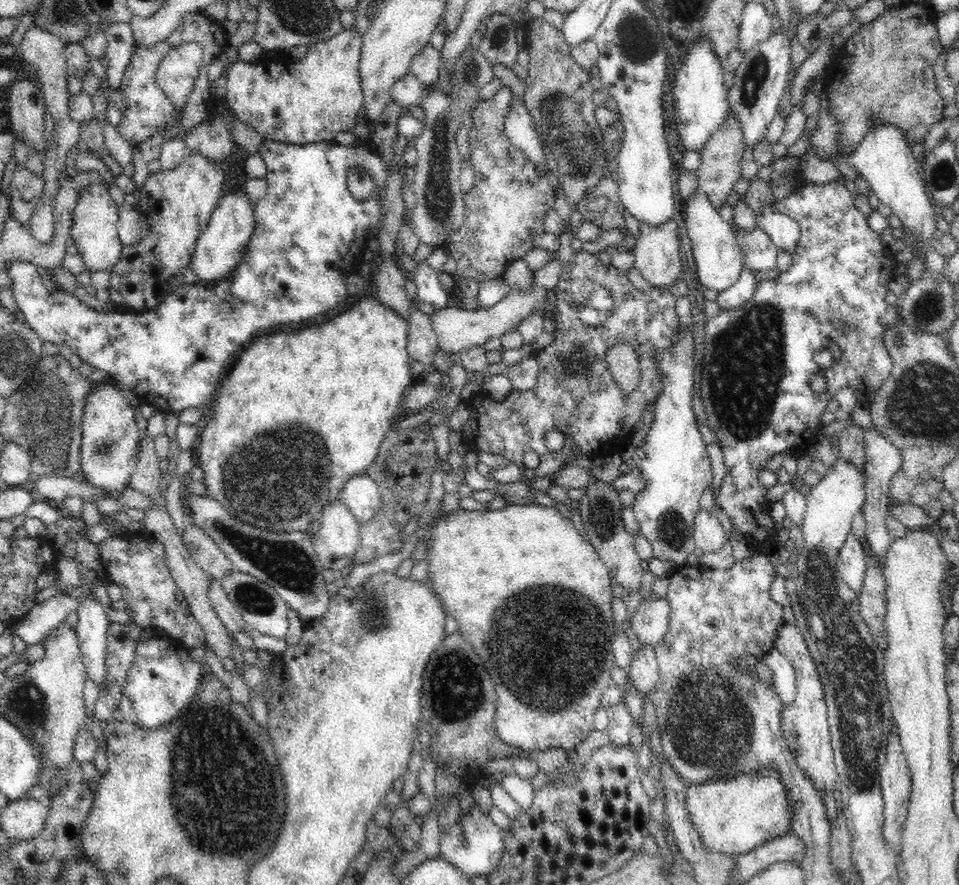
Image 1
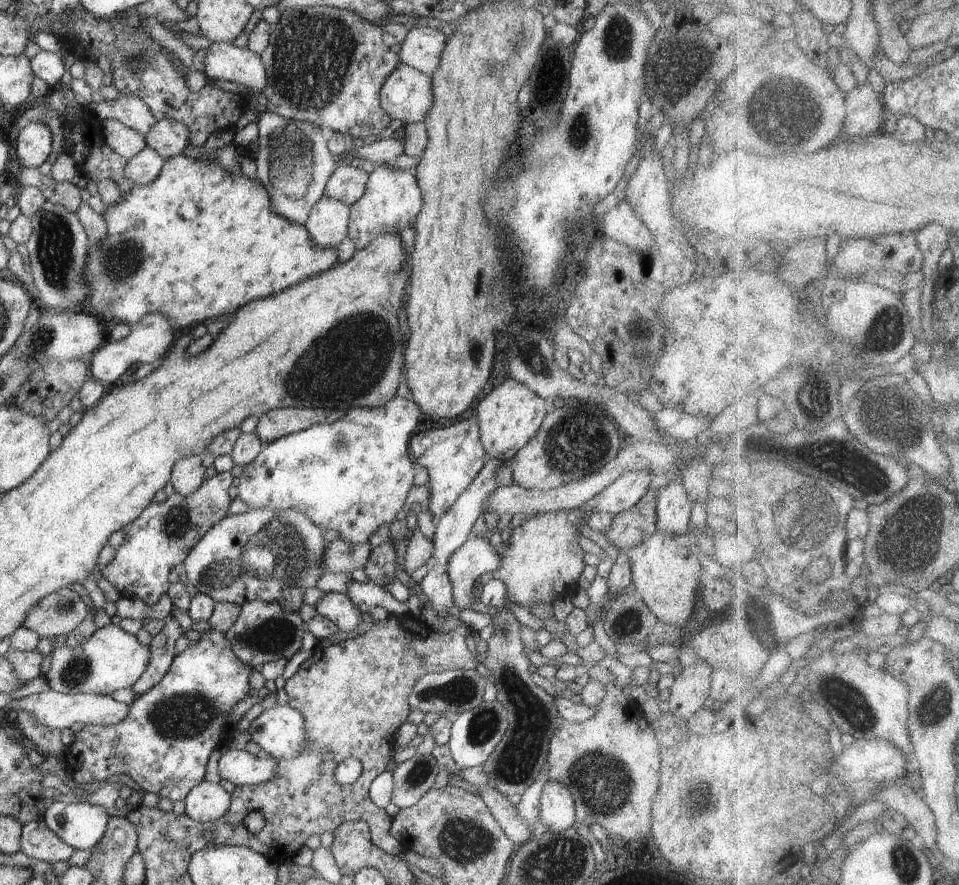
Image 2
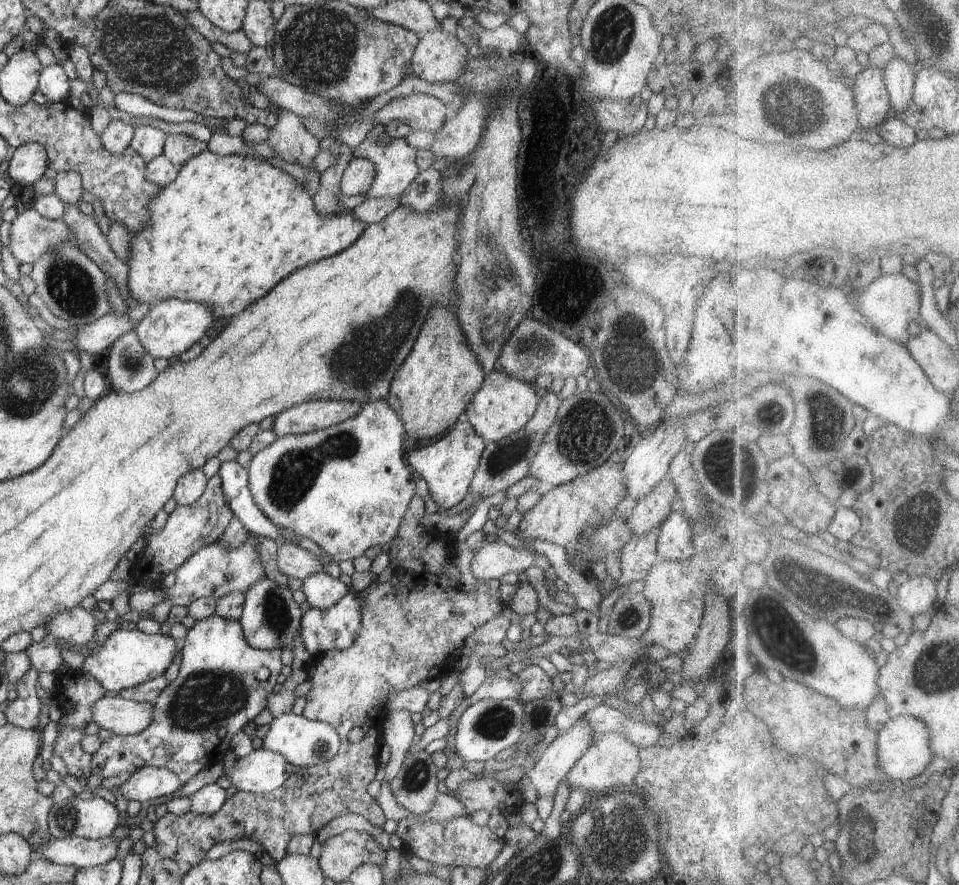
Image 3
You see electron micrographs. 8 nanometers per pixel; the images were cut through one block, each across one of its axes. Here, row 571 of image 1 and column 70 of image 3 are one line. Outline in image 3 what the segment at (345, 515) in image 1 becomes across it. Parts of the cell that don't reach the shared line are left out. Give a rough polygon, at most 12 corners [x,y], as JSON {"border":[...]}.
{"border":[[128,312],[110,313],[68,336],[96,358],[137,324]]}

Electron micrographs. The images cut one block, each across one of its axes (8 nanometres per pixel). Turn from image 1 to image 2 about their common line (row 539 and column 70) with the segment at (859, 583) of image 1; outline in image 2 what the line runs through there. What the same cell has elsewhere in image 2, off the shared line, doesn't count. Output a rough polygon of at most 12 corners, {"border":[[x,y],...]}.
{"border":[[42,818],[22,825],[20,850],[49,864],[77,851]]}

